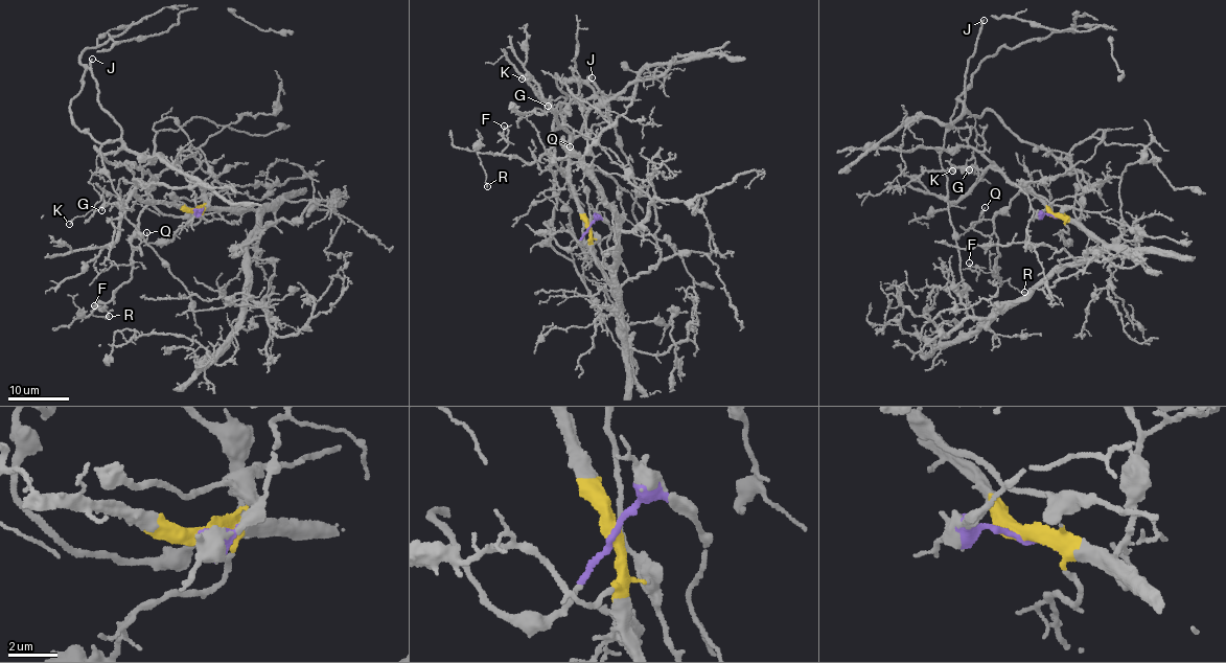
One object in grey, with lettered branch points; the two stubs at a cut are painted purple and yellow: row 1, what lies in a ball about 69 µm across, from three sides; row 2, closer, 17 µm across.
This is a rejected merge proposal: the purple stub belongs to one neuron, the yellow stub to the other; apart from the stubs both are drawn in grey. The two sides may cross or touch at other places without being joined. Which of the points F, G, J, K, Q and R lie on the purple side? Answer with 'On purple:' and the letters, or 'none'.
On purple: J

